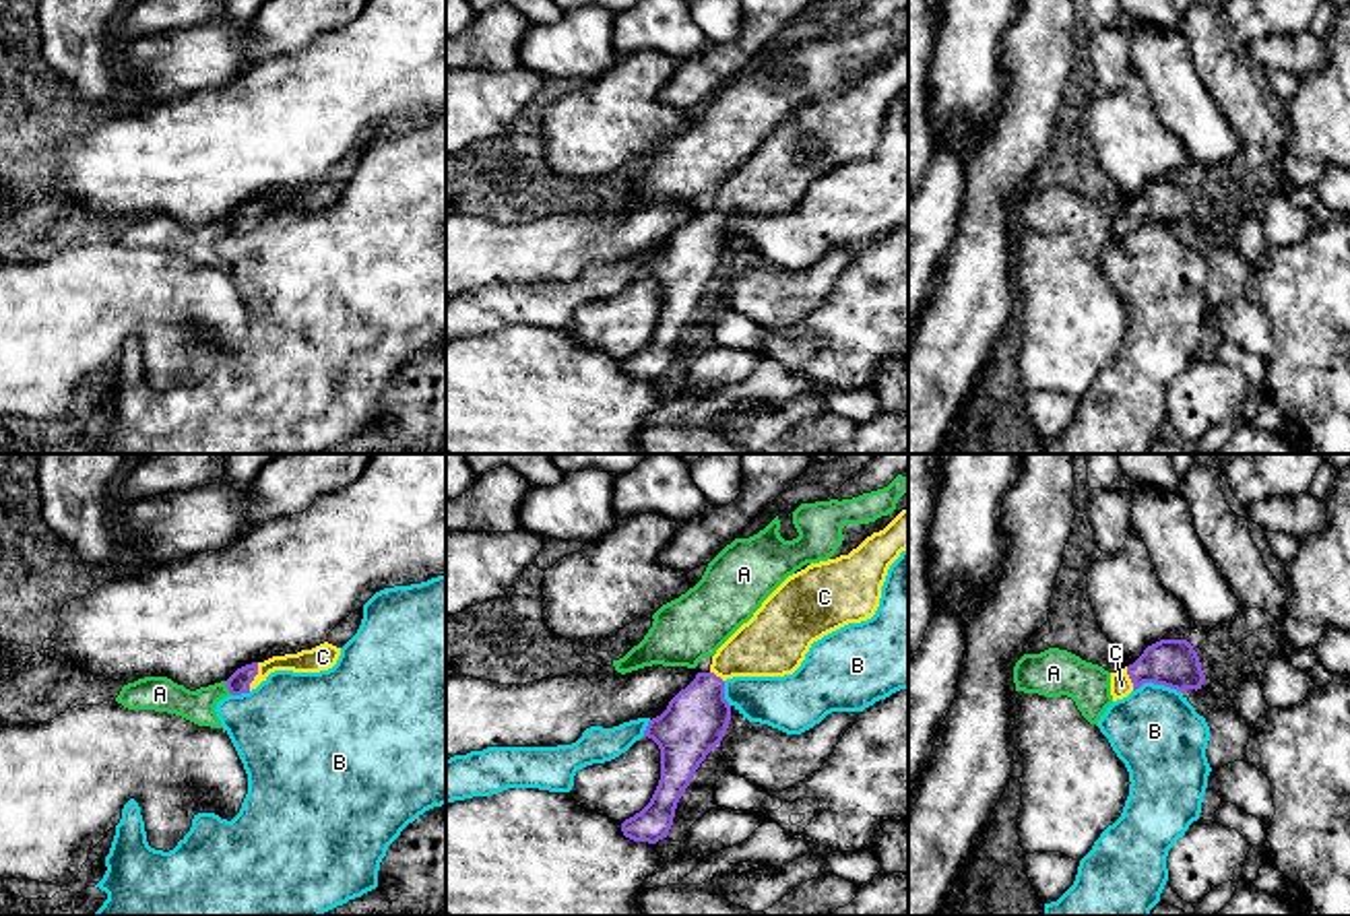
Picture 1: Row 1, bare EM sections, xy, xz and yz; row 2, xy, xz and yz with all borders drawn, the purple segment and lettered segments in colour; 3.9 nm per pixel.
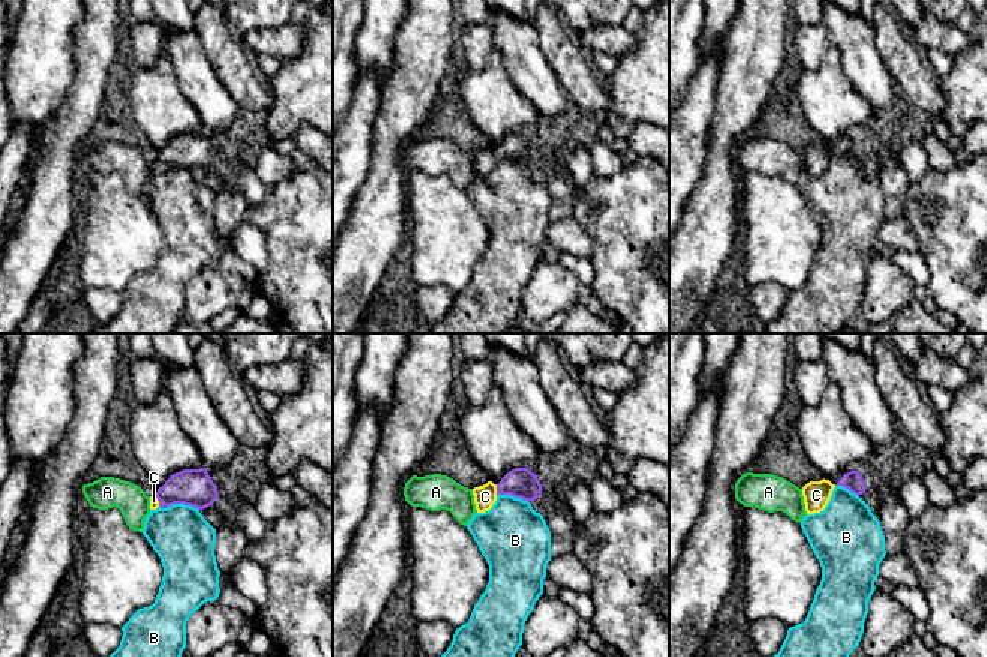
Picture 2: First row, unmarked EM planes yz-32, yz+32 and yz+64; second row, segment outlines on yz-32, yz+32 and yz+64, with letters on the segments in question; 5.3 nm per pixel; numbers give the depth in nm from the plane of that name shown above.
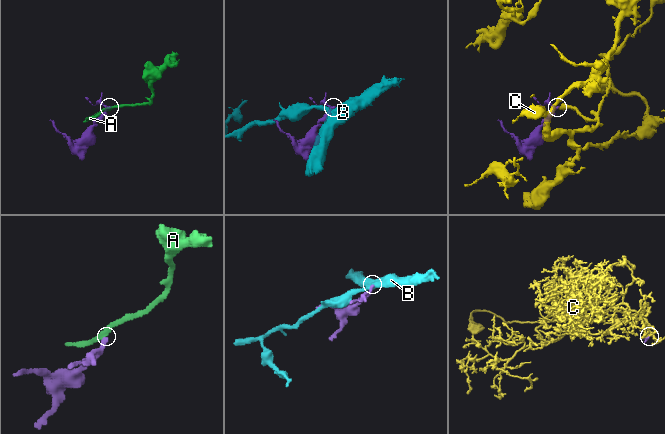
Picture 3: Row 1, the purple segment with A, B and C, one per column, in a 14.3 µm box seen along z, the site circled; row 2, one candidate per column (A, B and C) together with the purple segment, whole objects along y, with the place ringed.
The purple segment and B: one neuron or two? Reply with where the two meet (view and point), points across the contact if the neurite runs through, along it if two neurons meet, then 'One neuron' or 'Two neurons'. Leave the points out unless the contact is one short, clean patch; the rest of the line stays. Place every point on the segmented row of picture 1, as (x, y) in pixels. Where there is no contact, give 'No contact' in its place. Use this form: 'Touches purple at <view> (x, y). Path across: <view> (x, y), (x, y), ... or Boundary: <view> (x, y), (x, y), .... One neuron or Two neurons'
Touches purple at yz (1159, 683). Two neurons

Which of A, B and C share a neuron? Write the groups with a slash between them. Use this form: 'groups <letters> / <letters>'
groups A / B / C

